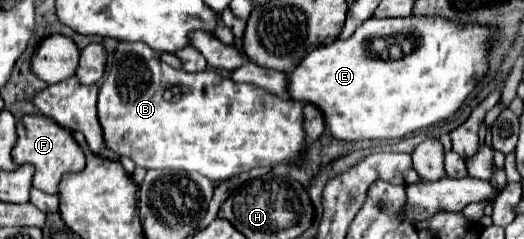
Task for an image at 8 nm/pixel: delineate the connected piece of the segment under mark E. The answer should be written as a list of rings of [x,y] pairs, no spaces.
[[[406,16],[406,18],[368,18],[368,22],[364,22],[362,26],[358,26],[358,30],[354,32],[354,36],[346,38],[346,40],[336,40],[328,46],[320,46],[316,50],[312,50],[290,74],[288,74],[288,94],[290,100],[298,100],[298,102],[308,102],[312,106],[316,106],[322,116],[324,116],[324,124],[326,130],[338,138],[338,140],[368,140],[368,138],[404,138],[420,128],[428,128],[436,122],[442,122],[446,118],[450,118],[450,114],[454,114],[460,104],[468,98],[468,94],[474,90],[476,80],[480,80],[486,72],[486,56],[488,56],[488,48],[490,48],[490,40],[492,40],[492,32],[484,26],[478,24],[458,24],[458,22],[450,22],[446,18],[418,18],[418,16]]]

